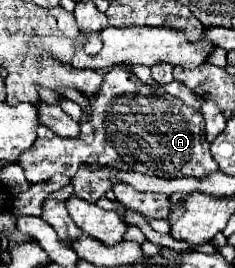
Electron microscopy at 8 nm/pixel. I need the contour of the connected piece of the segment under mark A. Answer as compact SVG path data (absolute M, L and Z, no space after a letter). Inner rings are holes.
M114 66L104 74L98 96L90 100L92 116L90 120L82 116L78 138L60 138L50 128L40 126L38 142L34 142L34 146L20 156L20 166L24 168L28 182L48 182L50 176L58 172L72 178L82 162L94 168L112 166L164 178L206 178L206 174L216 172L218 164L214 162L210 144L204 138L202 114L184 106L174 96L140 84L144 82L138 80L128 68ZM120 84L134 86L120 92Z

